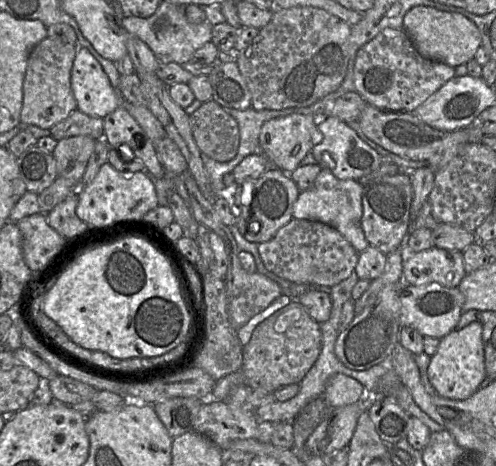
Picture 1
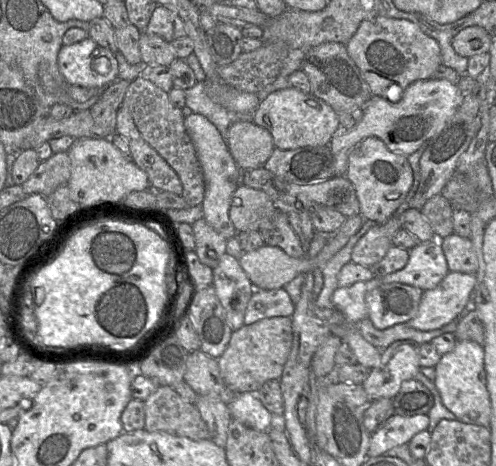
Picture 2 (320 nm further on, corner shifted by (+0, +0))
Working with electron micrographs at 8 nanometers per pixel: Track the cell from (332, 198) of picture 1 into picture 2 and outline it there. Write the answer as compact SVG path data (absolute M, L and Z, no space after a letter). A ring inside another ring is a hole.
M430 78L417 80L407 86L400 93L396 90L396 97L393 100L387 100L380 96L372 95L370 99L362 106L363 116L358 124L348 130L342 130L340 127L329 142L334 159L335 176L345 176L349 153L363 139L369 136L379 138L386 147L394 152L408 156L419 149L419 147L428 141L431 137L439 133L446 122L457 112L463 102L463 94L458 86L445 79Z

